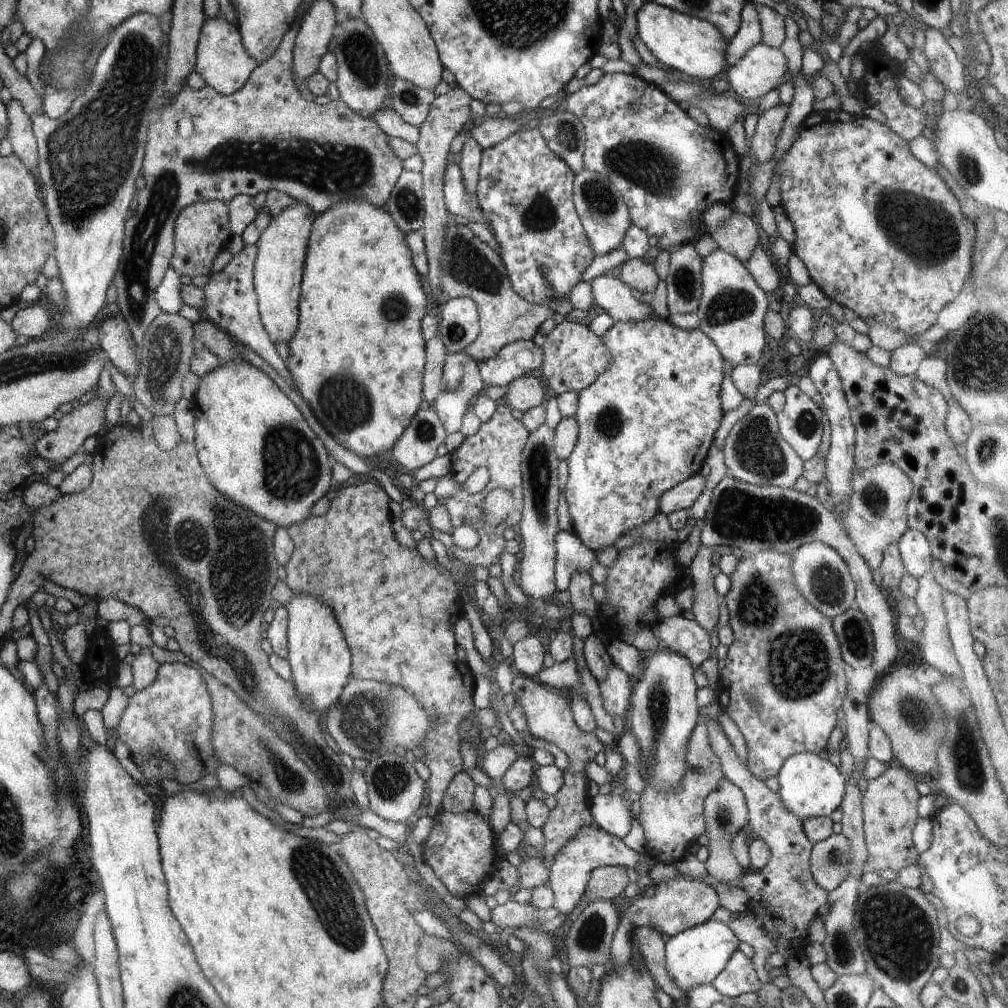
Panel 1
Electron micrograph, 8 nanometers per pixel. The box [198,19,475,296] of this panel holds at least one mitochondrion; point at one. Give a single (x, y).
(358, 50)

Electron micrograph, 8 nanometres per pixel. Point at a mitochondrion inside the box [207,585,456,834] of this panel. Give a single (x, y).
(367, 720)

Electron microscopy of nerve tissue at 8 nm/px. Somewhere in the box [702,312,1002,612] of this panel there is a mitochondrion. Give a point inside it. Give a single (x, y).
(738, 515)

